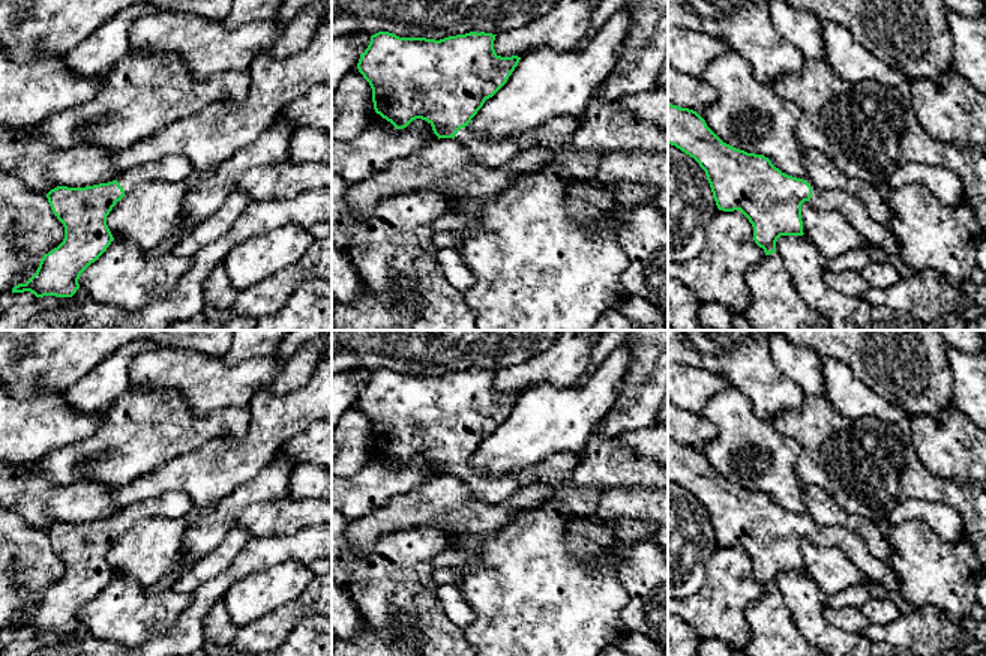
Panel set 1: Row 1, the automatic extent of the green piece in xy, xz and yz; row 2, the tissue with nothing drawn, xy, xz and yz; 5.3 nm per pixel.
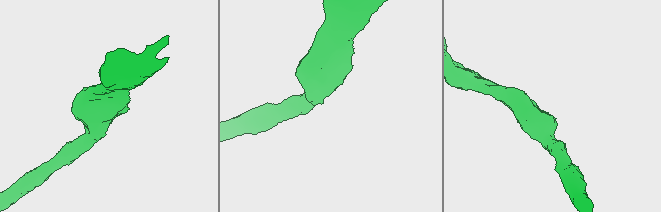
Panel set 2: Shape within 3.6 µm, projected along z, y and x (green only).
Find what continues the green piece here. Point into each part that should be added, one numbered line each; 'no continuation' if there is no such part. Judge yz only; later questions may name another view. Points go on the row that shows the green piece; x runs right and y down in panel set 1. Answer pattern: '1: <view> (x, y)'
1: yz (878, 234)

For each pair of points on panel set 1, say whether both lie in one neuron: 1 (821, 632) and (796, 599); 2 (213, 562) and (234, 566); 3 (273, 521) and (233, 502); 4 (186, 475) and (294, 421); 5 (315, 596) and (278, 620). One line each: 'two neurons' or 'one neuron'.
1: one neuron
2: two neurons
3: two neurons
4: one neuron
5: one neuron

